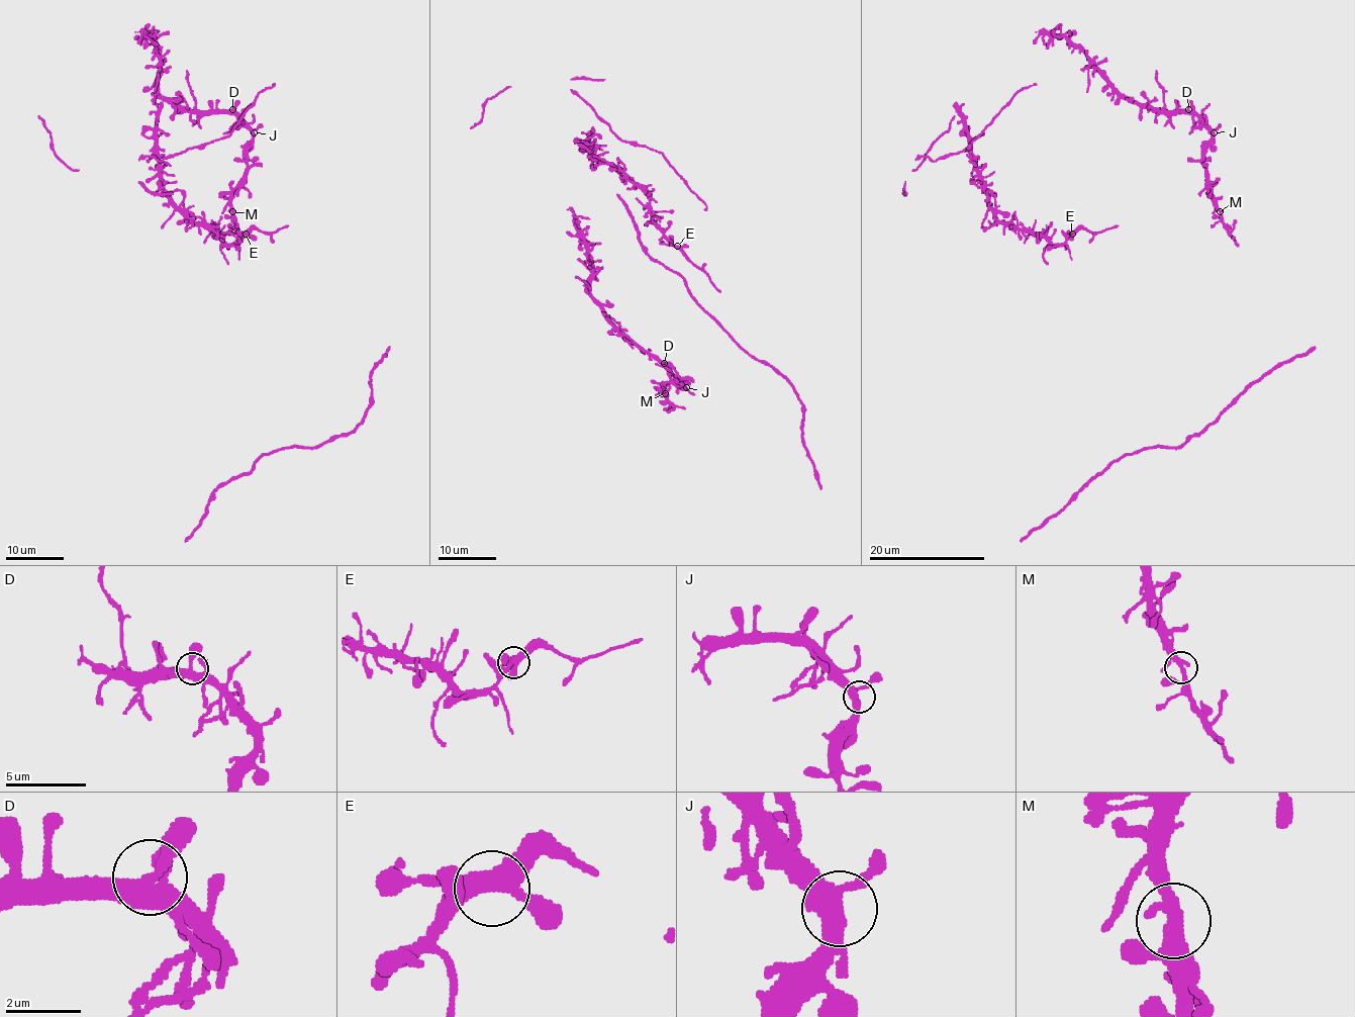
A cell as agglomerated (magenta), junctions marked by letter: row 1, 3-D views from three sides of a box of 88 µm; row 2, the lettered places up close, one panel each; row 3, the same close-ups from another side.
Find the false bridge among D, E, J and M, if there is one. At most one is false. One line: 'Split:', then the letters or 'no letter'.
Split: no letter

